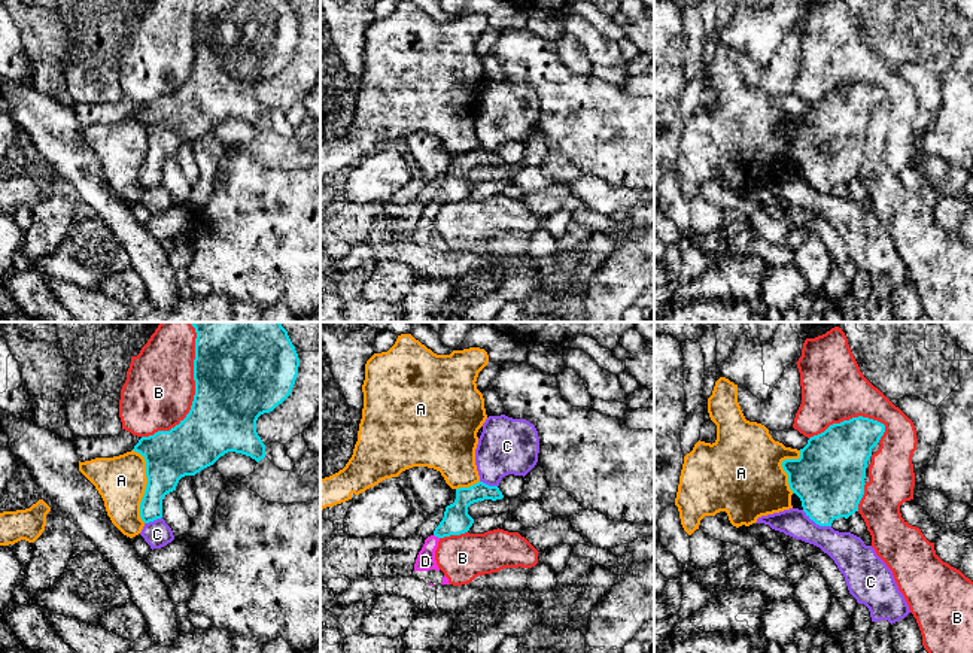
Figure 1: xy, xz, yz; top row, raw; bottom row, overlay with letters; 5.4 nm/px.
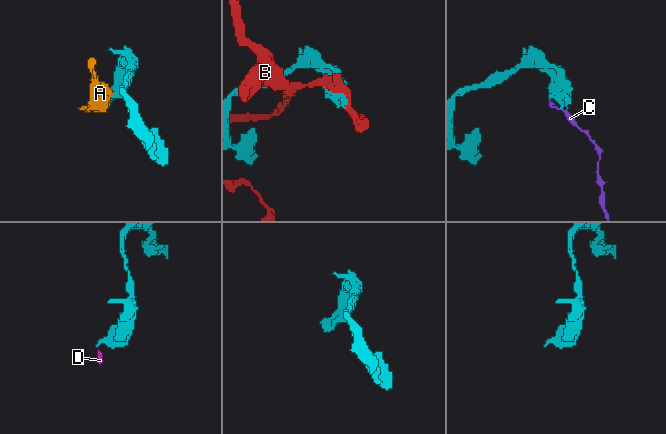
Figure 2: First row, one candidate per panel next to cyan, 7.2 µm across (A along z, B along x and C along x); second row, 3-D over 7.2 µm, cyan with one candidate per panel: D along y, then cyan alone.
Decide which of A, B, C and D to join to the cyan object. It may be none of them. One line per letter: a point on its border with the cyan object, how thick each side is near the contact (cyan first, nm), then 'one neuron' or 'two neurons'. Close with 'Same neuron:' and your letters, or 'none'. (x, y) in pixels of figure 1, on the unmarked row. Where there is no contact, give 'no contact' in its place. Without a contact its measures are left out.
A: xy (146, 151) | 280/280 nm | two neurons
B: xy (194, 63) | 440/380 nm | two neurons
C: yz (817, 190) | 380/190 nm | two neurons
D: xz (437, 202) | 150/100 nm | one neuron
Same neuron: D

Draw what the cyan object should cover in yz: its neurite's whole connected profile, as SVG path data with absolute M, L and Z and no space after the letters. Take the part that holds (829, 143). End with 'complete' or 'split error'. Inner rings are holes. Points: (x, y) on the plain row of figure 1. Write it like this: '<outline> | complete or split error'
M863 82L852 83L833 89L824 98L811 103L800 115L799 125L782 127L790 155L800 164L803 177L811 186L820 192L831 192L834 185L848 185L858 177L864 161L867 127L884 98L885 91L878 86Z | complete

